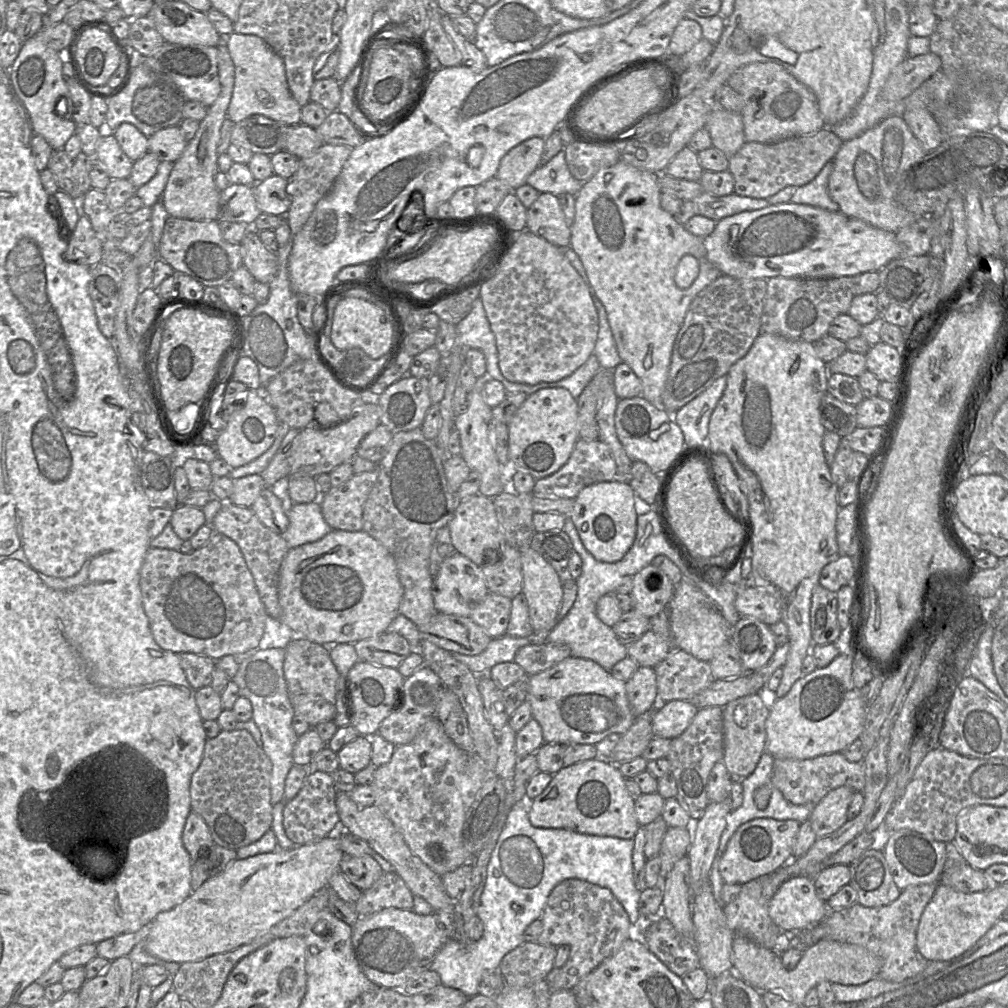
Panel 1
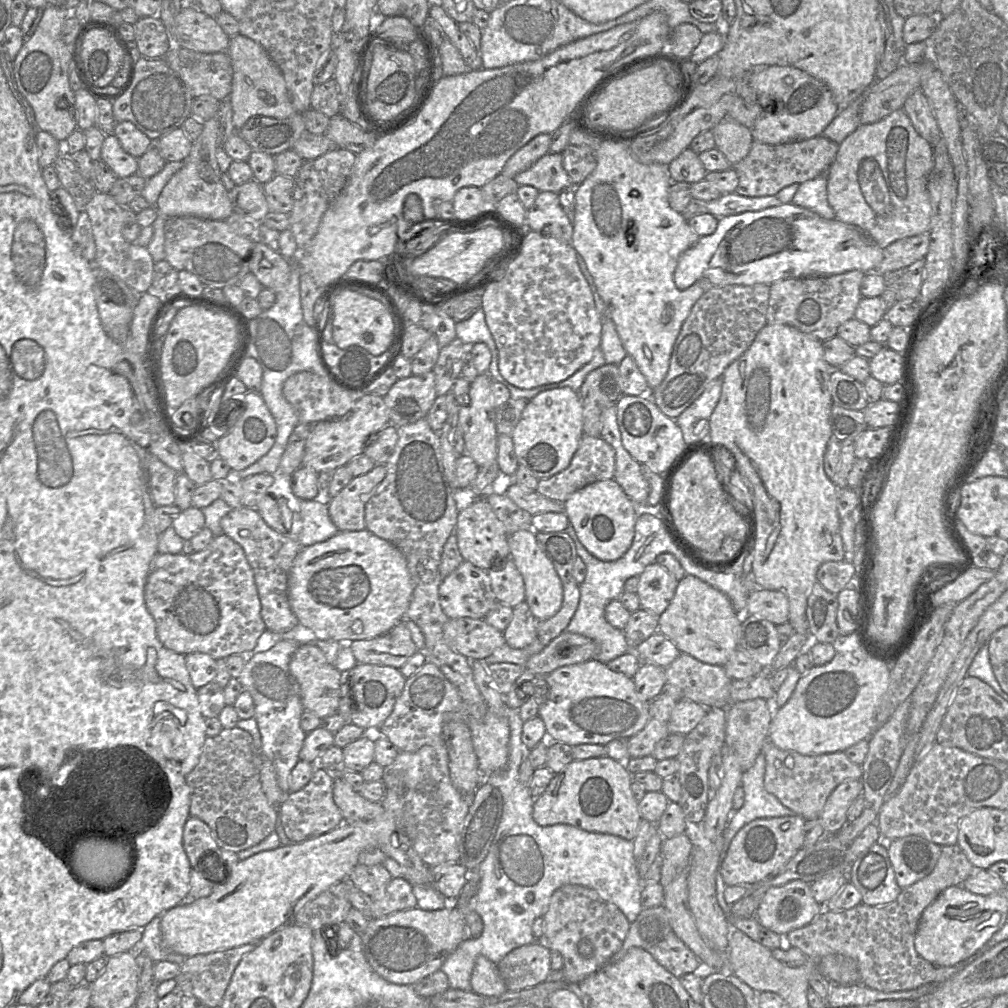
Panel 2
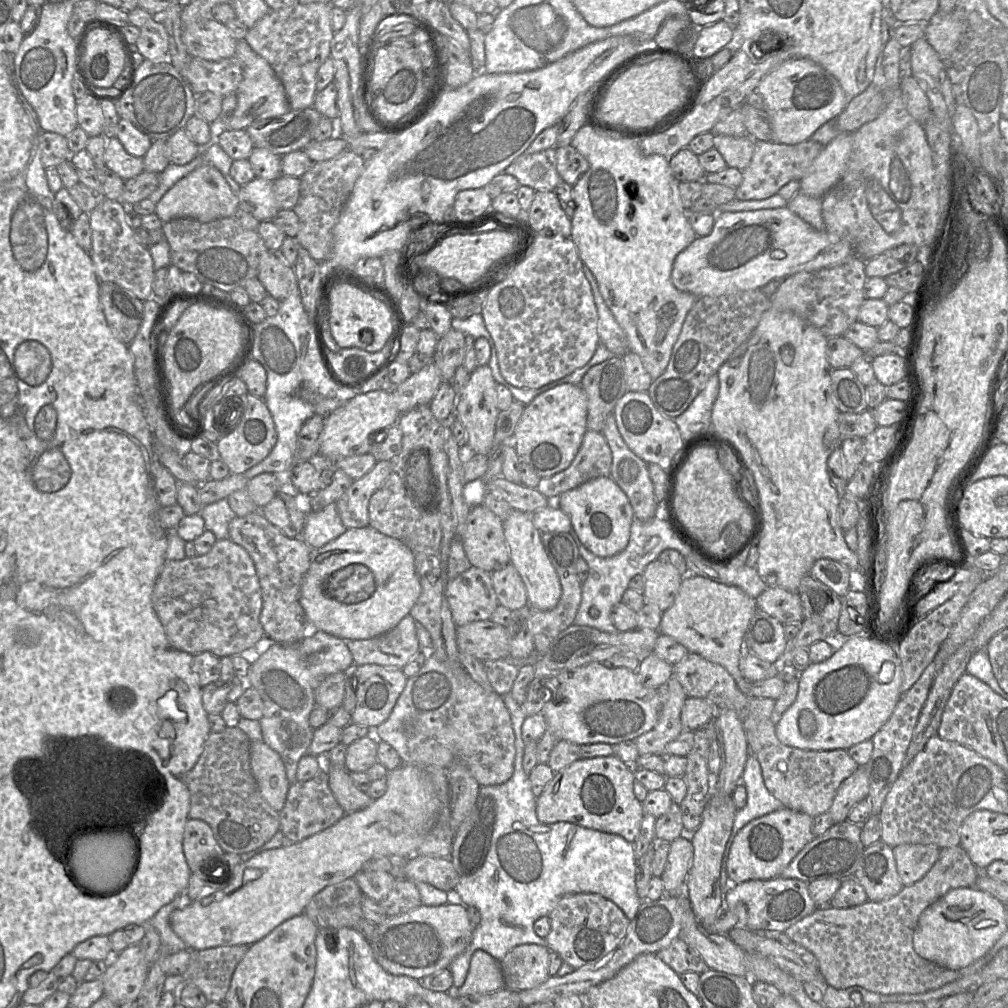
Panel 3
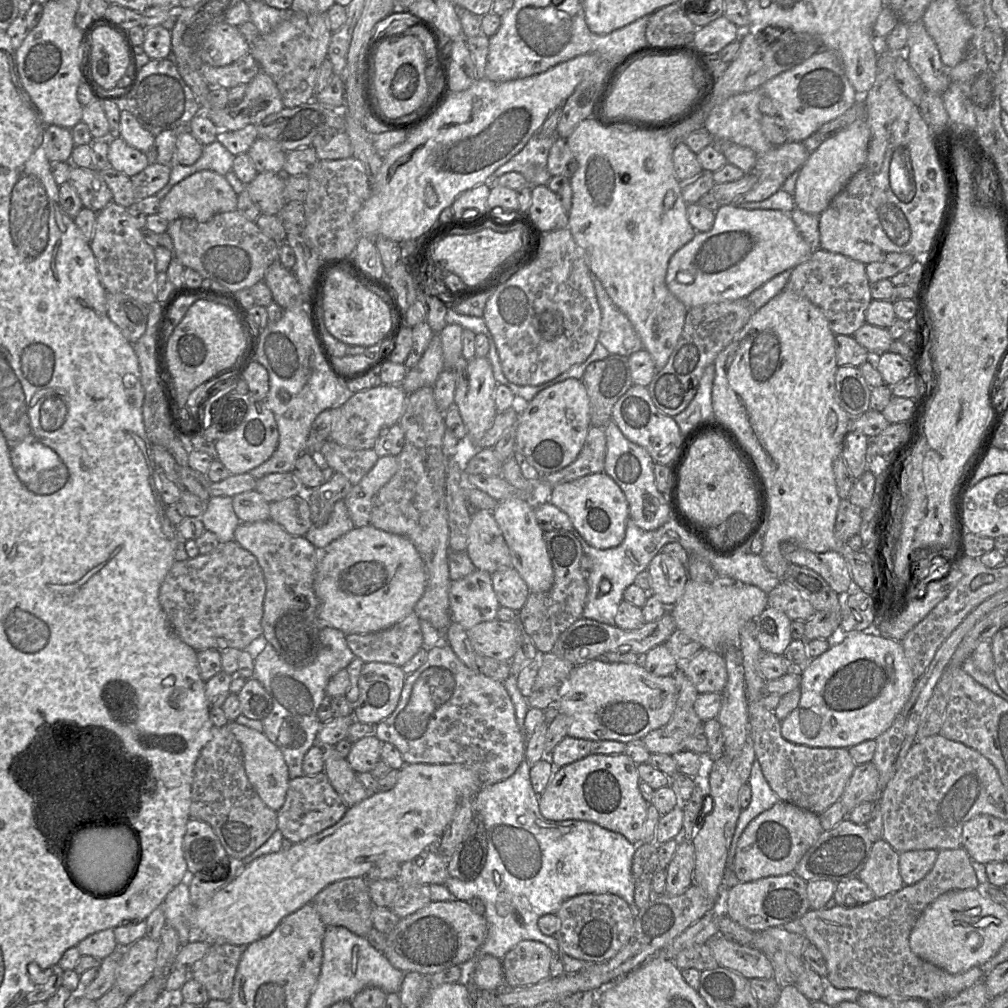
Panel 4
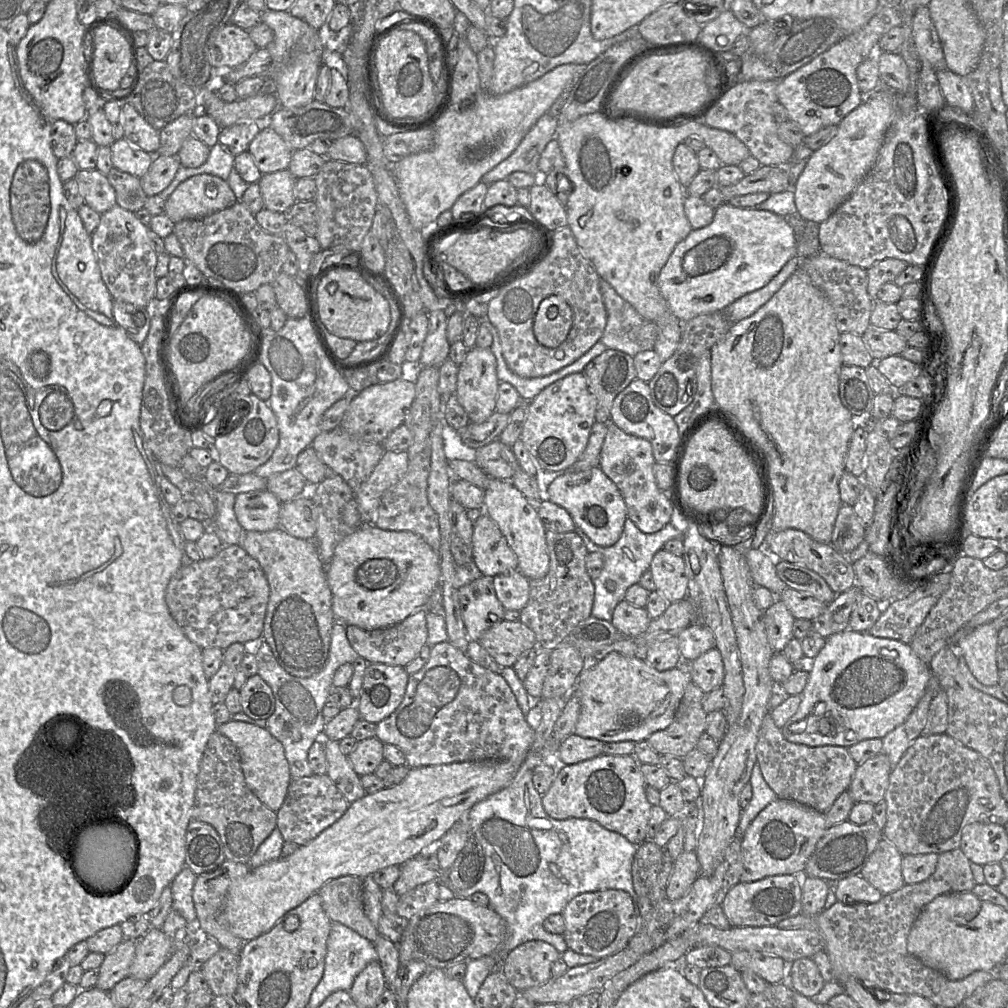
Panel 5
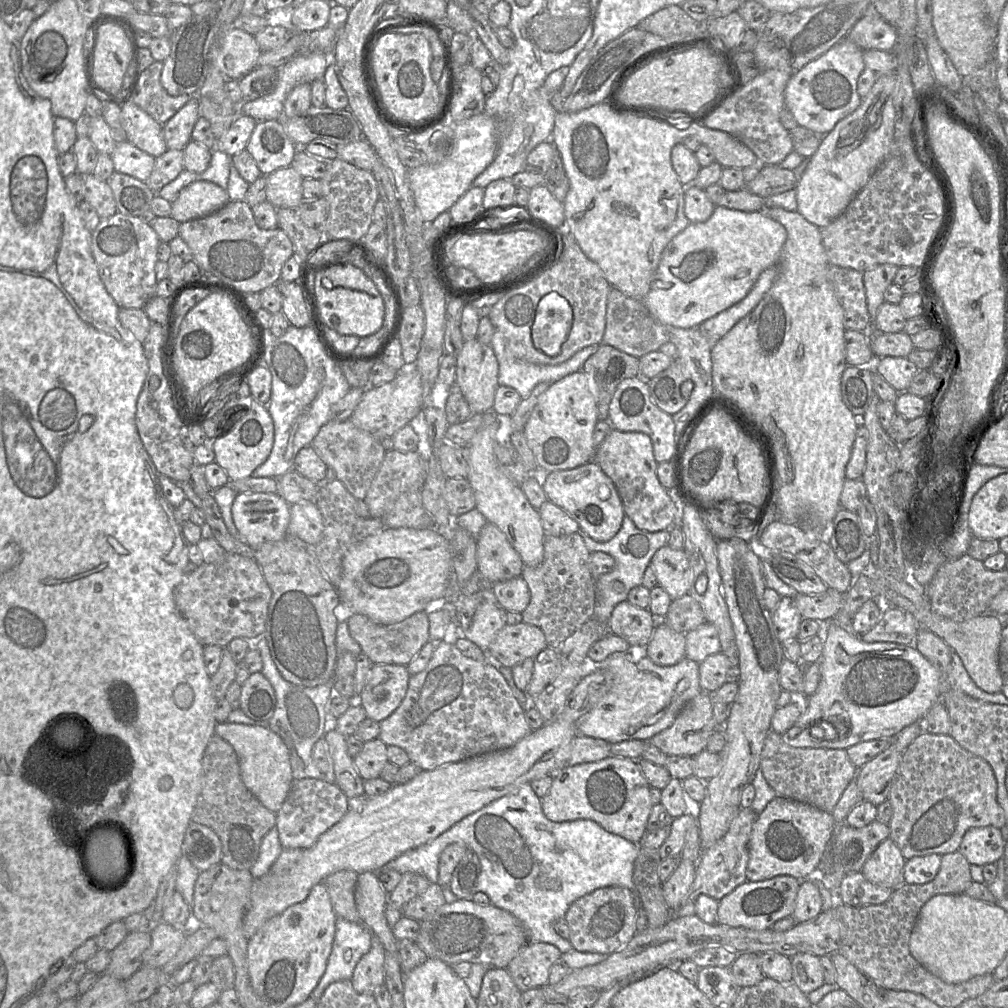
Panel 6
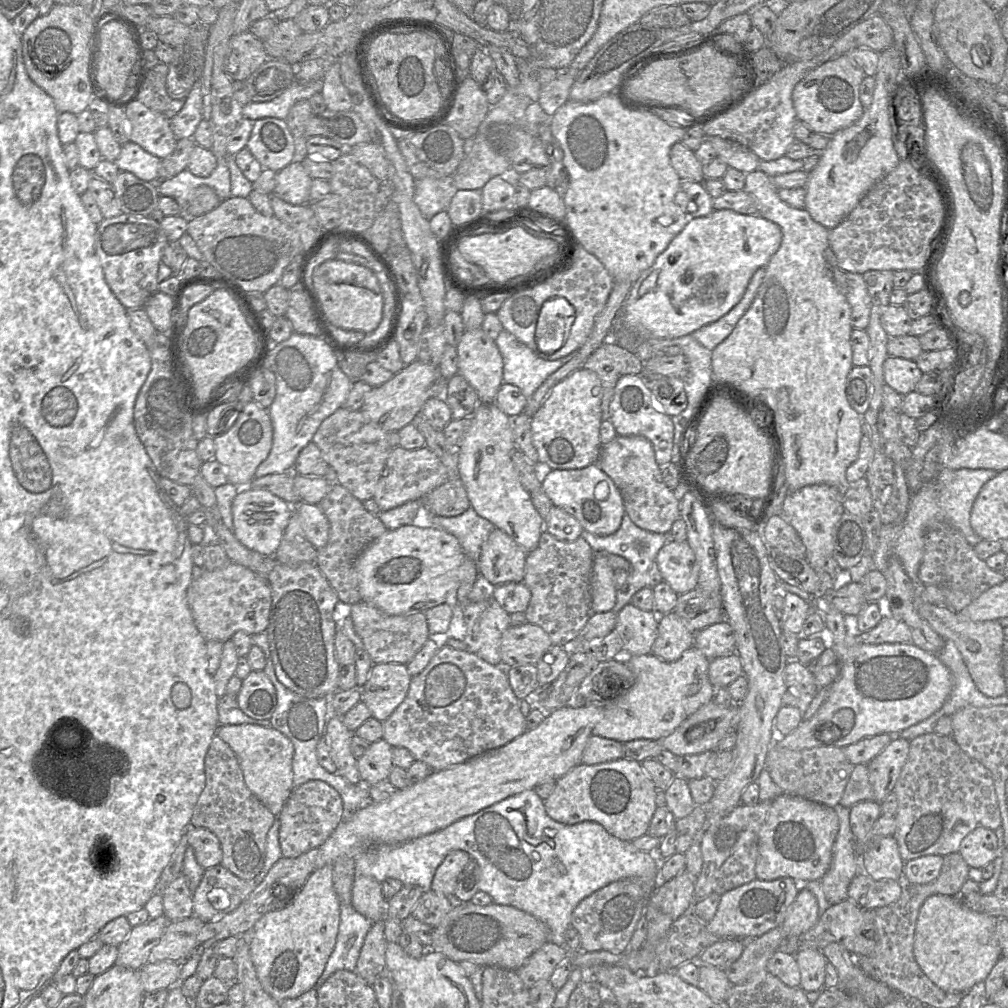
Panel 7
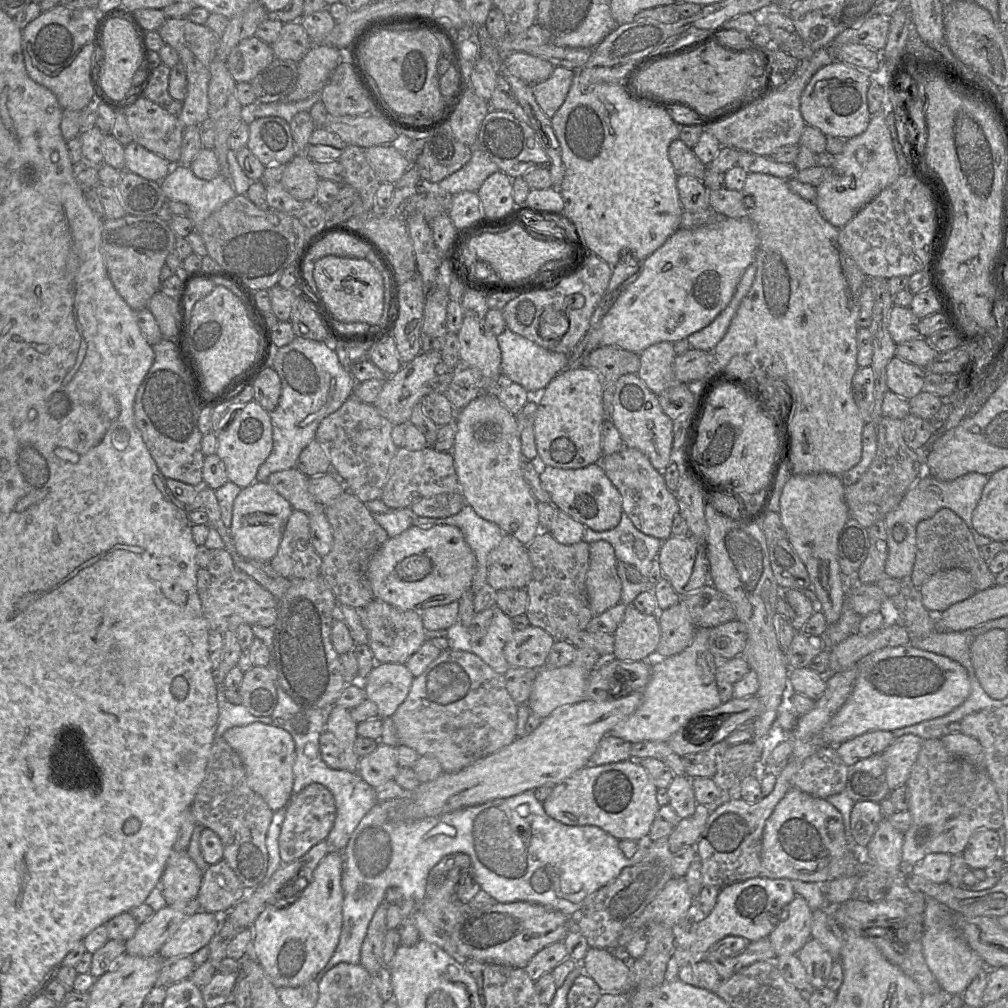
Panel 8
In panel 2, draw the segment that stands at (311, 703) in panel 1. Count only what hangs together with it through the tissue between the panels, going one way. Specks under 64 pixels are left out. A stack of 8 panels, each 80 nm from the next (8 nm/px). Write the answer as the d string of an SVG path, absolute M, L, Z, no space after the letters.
M301 644L291 657L289 669L300 687L304 711L312 712L320 719L338 713L341 672L328 663L317 645Z

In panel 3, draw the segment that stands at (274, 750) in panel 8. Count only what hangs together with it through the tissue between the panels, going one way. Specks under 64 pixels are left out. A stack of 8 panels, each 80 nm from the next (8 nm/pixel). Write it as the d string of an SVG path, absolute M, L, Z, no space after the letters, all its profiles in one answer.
M263 740L250 741L250 764L261 795L279 812L285 805L290 787L280 755Z

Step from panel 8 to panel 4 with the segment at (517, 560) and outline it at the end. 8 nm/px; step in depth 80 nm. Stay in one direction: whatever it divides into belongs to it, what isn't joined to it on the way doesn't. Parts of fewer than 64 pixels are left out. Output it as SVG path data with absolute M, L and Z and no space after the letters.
M473 510L468 530L467 554L476 569L493 574L512 566L509 547L493 513Z

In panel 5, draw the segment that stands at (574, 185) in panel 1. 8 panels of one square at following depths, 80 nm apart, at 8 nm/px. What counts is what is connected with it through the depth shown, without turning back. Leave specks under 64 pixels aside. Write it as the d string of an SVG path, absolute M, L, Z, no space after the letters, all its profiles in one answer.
M549 113L542 115L509 157L485 173L481 182L489 185L506 179L516 171L541 176L538 162L546 145L555 138L559 121Z

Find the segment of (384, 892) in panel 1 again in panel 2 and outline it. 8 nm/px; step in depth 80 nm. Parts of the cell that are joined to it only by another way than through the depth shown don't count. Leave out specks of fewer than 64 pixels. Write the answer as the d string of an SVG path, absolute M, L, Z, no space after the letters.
M393 878L388 883L381 899L372 899L371 917L382 918L391 913L415 908L417 900L413 885L404 878Z

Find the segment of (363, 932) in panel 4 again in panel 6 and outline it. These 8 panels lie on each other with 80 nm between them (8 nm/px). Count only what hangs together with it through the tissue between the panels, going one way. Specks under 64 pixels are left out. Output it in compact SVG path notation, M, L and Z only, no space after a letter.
M341 870L329 875L323 882L337 917L363 924L355 902L358 875L352 870Z

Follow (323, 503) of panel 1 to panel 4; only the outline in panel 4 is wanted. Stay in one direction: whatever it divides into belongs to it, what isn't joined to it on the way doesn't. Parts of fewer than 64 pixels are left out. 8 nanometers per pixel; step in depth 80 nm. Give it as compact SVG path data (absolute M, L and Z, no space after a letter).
M396 456L379 457L376 464L361 481L352 485L343 501L356 528L370 525L373 499L397 470L398 459Z

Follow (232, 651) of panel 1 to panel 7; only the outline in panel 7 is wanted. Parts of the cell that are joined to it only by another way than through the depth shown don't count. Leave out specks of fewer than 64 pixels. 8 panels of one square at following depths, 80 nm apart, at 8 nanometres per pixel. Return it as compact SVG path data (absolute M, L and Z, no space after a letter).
M231 561L223 568L205 570L199 579L193 580L187 601L194 623L206 641L225 643L238 631L253 636L263 633L269 626L272 592L268 582L250 569Z

